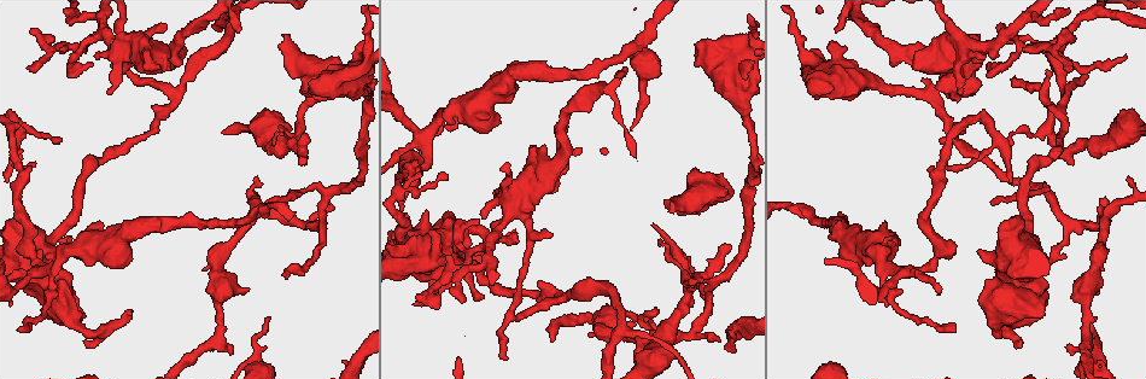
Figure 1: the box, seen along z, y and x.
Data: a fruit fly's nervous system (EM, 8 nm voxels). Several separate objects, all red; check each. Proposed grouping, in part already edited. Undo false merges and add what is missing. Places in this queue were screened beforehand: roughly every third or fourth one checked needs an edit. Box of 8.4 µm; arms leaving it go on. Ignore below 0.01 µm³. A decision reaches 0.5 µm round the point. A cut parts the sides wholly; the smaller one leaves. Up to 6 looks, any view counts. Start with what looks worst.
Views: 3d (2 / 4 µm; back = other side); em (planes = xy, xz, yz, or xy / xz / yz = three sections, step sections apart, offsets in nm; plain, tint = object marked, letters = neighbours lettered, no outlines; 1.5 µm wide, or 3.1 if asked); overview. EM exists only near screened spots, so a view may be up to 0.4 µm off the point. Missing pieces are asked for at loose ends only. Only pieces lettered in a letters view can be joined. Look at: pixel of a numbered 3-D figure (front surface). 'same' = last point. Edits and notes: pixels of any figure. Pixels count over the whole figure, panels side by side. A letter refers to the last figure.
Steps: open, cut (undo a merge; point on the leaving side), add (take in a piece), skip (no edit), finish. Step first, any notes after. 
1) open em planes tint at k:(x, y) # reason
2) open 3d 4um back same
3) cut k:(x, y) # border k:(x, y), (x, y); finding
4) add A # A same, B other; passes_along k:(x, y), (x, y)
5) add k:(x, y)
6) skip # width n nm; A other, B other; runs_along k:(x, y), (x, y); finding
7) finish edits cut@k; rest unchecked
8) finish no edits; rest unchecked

open em planes plain at 1:(1012, 77) # branch stops here

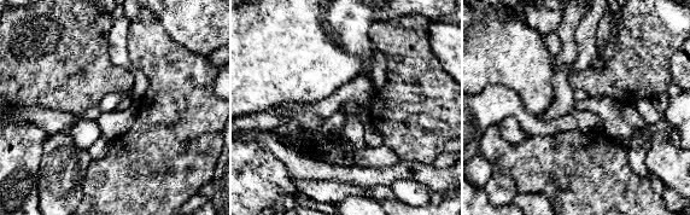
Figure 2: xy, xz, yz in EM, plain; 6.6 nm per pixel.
open em planes tint same # with the object marked

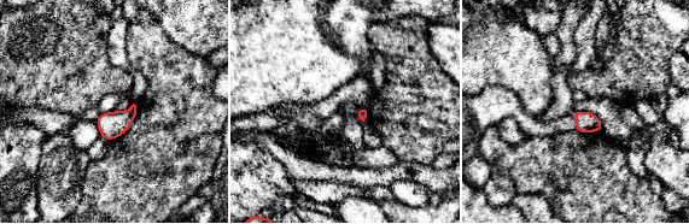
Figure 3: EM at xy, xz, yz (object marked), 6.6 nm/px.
open em planes letters same

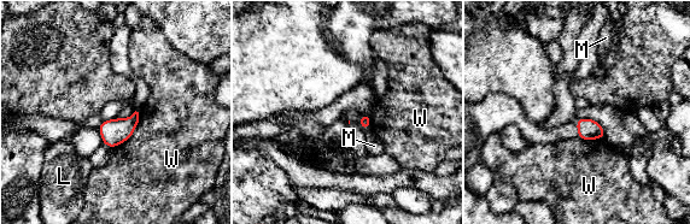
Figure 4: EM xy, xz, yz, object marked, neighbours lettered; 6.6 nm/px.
skip # L other, M other, W other; border 4:(369, 127), (364, 131); none of them fits

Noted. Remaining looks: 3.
open 3d 4um at 1:(309, 224)

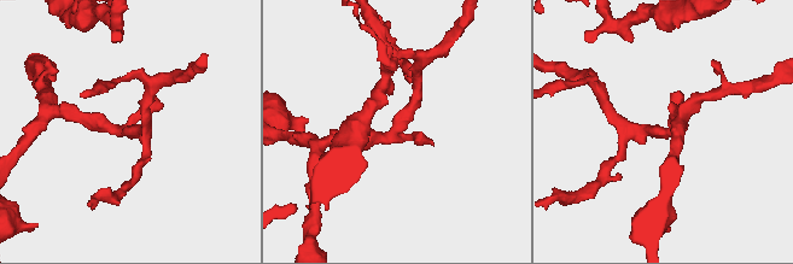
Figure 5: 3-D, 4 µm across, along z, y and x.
open em xz step 8 tint at 5:(670, 131) # need the tissue

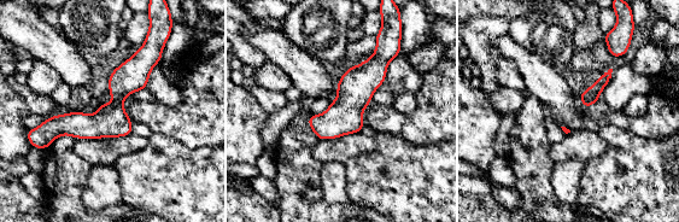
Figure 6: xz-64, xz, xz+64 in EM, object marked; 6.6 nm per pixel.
open em planes letters same

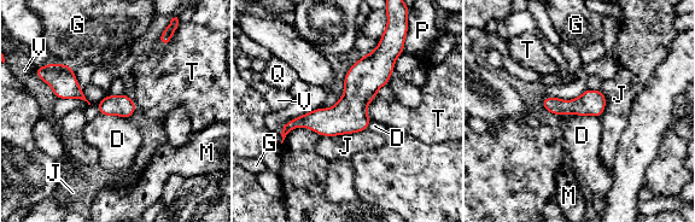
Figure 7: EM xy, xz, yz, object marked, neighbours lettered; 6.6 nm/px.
skip # longest_contact J 320 nm; D other, G other, J other, M other, P other, Q other, T other, V other; runs_along 7:(385, 46), (330, 121), (286, 129); one neuron here

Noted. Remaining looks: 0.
finish no edits; rest unchecked

